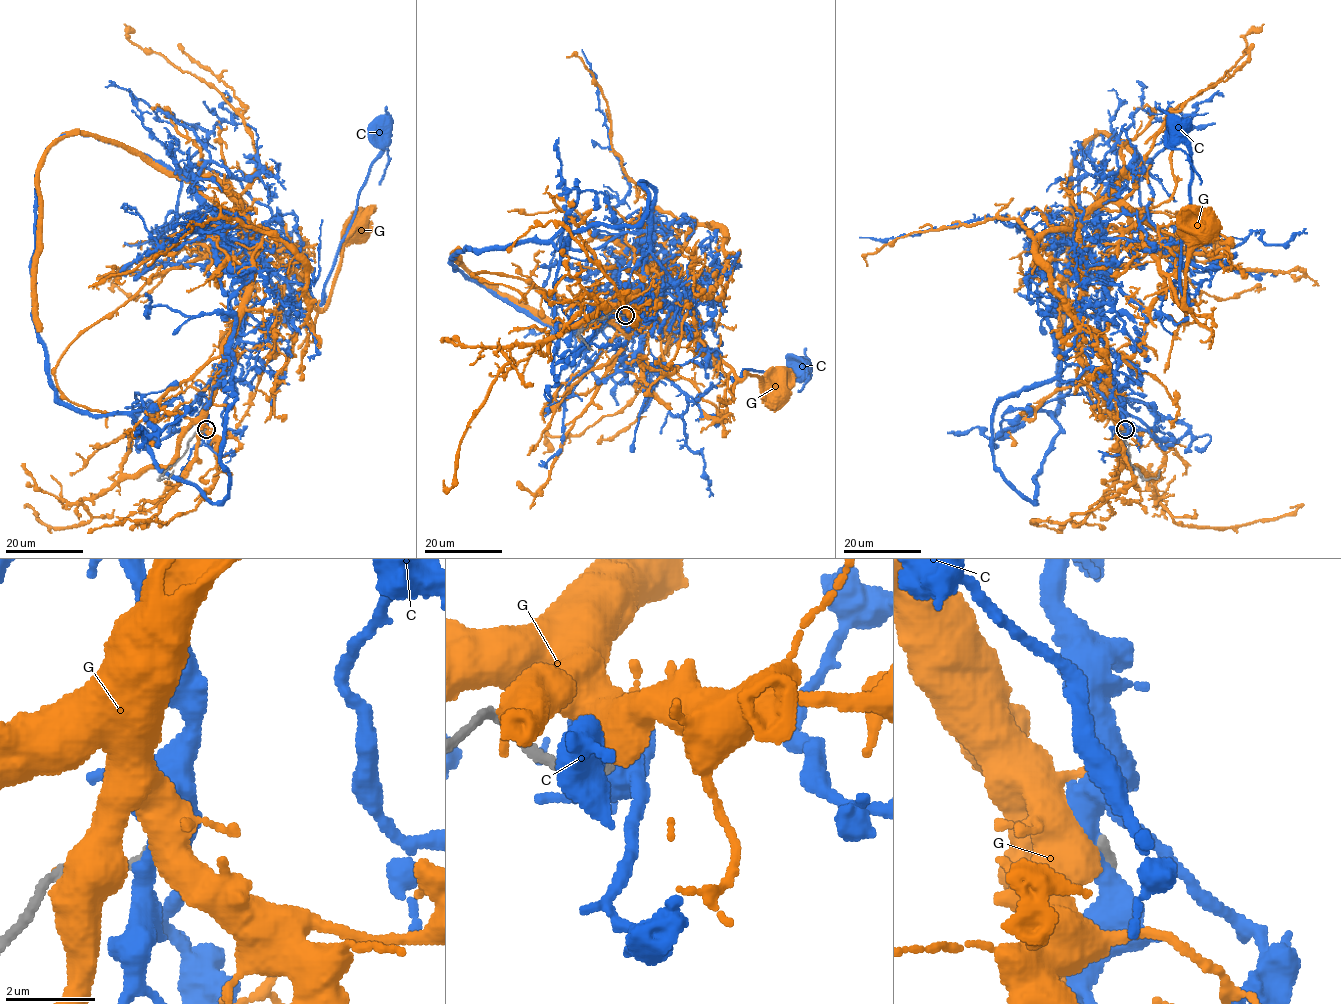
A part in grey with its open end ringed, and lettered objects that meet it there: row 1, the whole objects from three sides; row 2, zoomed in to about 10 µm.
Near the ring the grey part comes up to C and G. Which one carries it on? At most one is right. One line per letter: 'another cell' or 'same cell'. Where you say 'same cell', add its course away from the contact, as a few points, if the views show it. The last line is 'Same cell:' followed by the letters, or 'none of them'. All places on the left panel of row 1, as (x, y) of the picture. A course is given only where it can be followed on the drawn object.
C: another cell
G: another cell
Same cell: none of them

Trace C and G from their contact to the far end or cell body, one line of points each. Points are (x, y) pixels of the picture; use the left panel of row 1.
C: (204, 430), (201, 391), (240, 325), (243, 284), (230, 240), (295, 246), (318, 304), (383, 142), (379, 125)
G: (205, 429), (215, 376), (249, 284), (249, 245), (236, 202), (239, 215), (320, 309), (341, 246), (355, 229)

